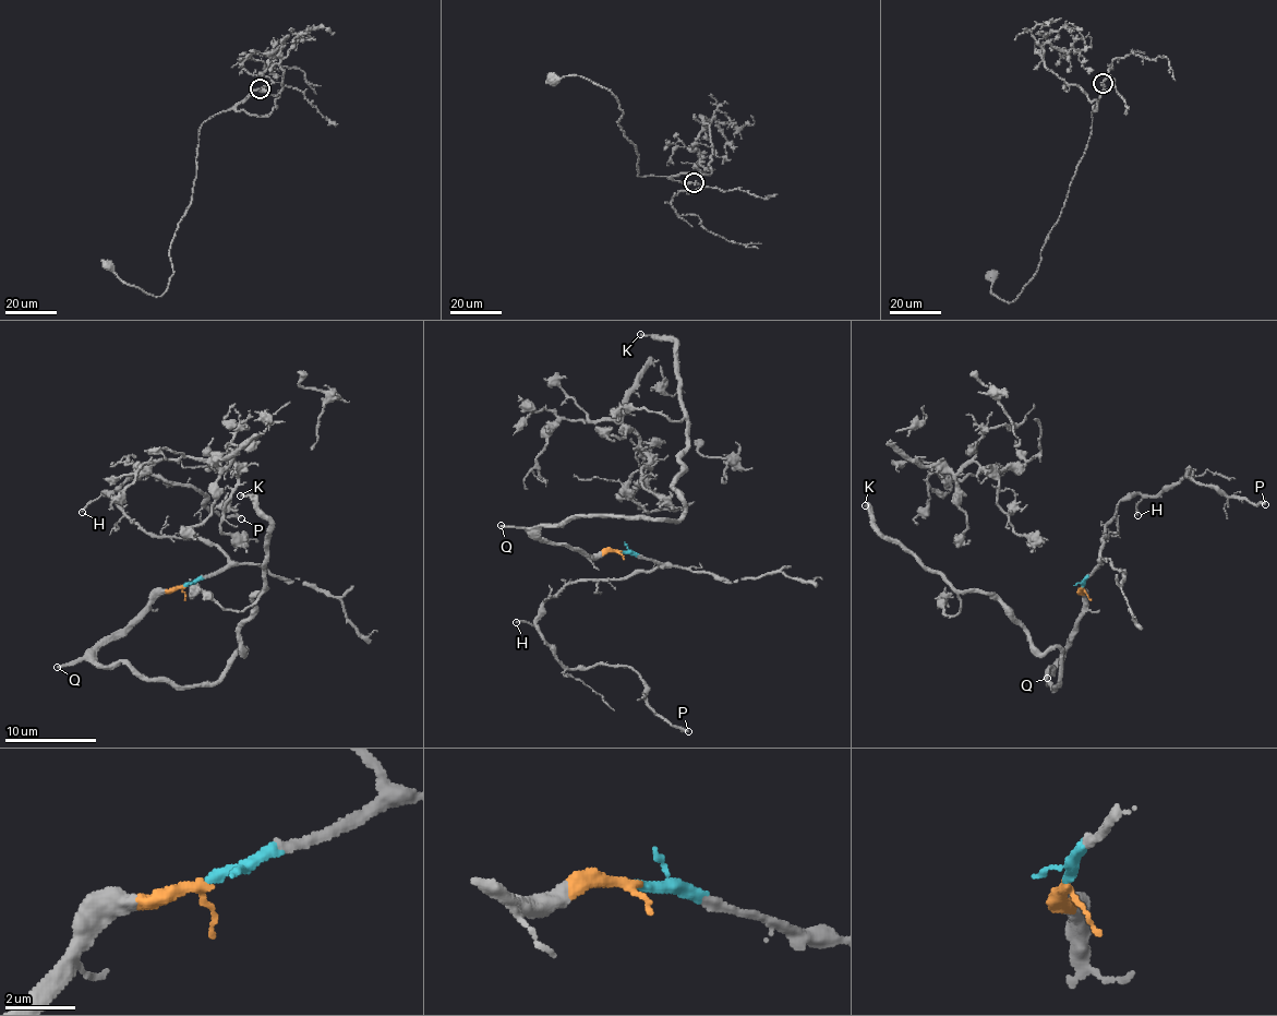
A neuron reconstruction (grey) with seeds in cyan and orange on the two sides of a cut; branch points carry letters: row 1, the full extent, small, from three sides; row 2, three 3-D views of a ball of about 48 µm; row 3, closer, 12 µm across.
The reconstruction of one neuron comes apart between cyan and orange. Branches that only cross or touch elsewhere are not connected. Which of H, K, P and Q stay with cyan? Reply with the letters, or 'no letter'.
H, P

